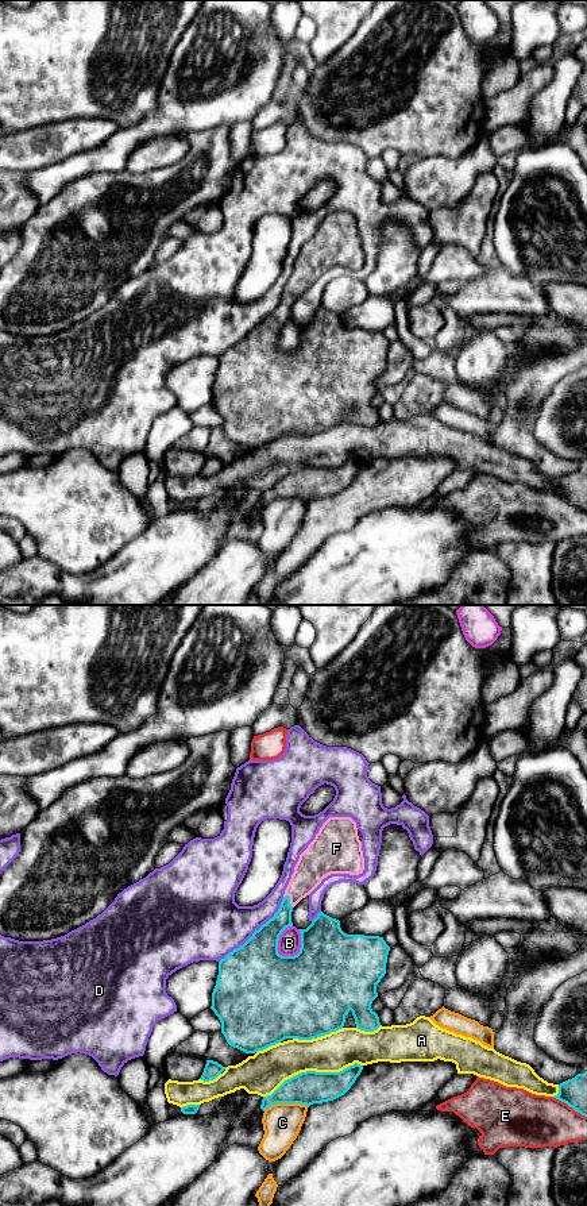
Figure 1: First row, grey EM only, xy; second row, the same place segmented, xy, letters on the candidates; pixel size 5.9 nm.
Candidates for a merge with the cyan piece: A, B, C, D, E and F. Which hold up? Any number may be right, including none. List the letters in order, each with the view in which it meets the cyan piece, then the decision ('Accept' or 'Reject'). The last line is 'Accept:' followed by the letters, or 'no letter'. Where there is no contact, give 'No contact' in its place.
A: Touches cyan in xy. Reject
B: Touches cyan in xy. Reject
C: Touches cyan in xy. Reject
D: Touches cyan in xy. Reject
E: Touches cyan in xy. Reject
F: Touches cyan in xy. Accept
Accept: F

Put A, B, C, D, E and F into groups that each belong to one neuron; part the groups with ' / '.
A / B / C / D / E / F

